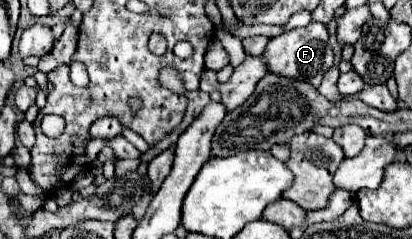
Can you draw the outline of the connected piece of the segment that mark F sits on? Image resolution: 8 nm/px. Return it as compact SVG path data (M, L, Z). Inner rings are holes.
M310 23L308 27L292 29L288 33L282 33L280 37L272 37L262 55L268 73L296 81L306 81L312 87L318 87L326 71L334 65L334 55L328 45L328 31L322 23Z

